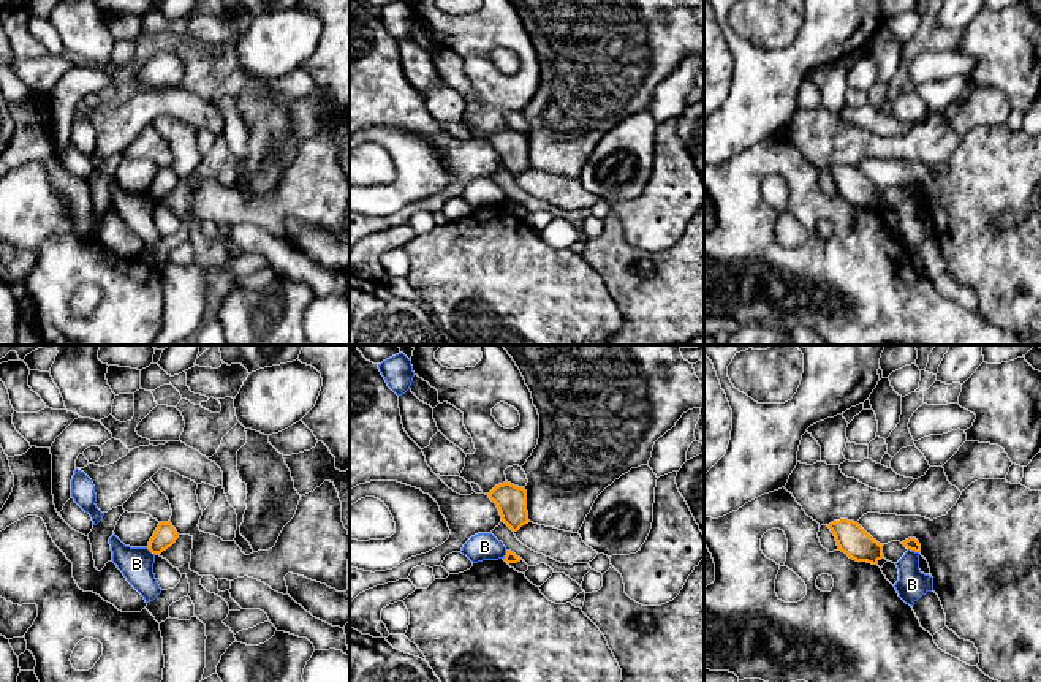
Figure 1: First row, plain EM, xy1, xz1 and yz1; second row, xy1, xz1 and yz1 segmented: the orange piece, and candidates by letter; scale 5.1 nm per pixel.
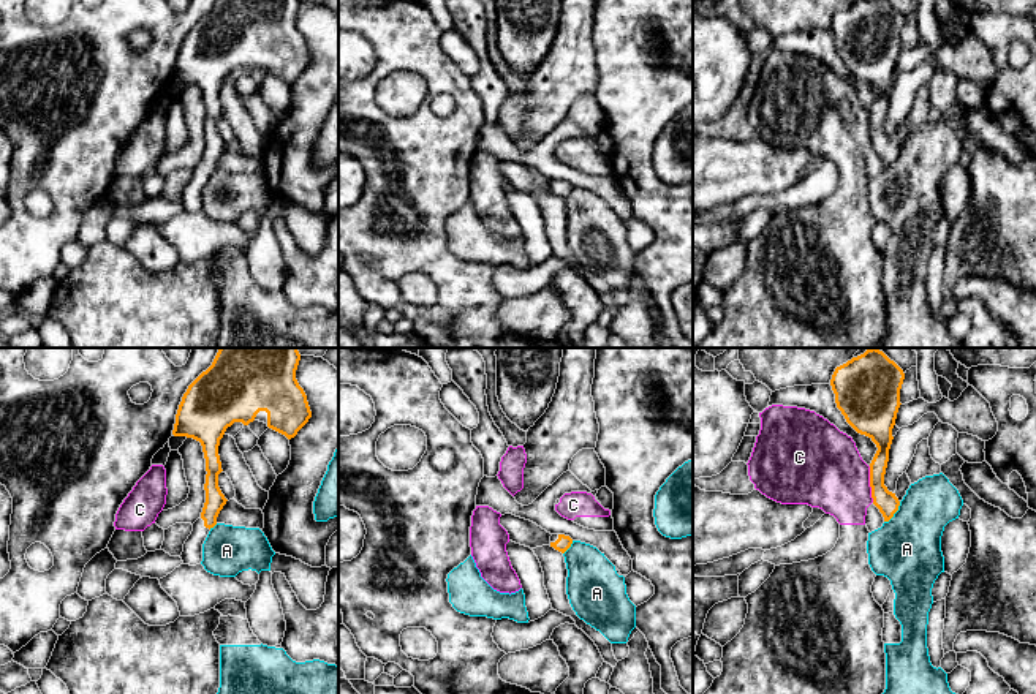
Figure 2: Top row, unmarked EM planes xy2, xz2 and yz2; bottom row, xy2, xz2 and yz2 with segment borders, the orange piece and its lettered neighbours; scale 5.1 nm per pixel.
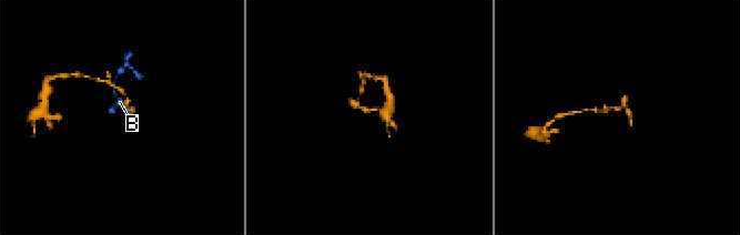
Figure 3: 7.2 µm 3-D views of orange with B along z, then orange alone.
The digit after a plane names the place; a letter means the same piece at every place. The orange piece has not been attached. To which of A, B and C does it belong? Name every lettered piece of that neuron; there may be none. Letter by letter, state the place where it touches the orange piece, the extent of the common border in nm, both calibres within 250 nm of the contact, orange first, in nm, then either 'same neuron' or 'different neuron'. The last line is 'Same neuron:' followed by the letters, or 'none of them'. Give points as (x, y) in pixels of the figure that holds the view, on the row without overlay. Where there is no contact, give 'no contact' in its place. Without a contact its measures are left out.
A: contact yz2 (896, 157); length 140 nm; calibres 110 and 340 nm; different neuron
B: contact yz1 (913, 195); length 60 nm; calibres 60 and 150 nm; different neuron
C: contact yz2 (870, 130); length 190 nm; calibres 110 and 380 nm; different neuron
Same neuron: none of them

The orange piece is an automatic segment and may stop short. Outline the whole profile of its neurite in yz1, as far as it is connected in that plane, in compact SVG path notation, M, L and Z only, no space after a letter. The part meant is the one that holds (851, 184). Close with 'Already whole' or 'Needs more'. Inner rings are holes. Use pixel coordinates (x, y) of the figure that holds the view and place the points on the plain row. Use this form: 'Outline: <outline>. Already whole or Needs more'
Outline: M840 165L827 171L835 182L838 196L856 207L876 210L883 201L883 191L873 185L857 168Z. Already whole

